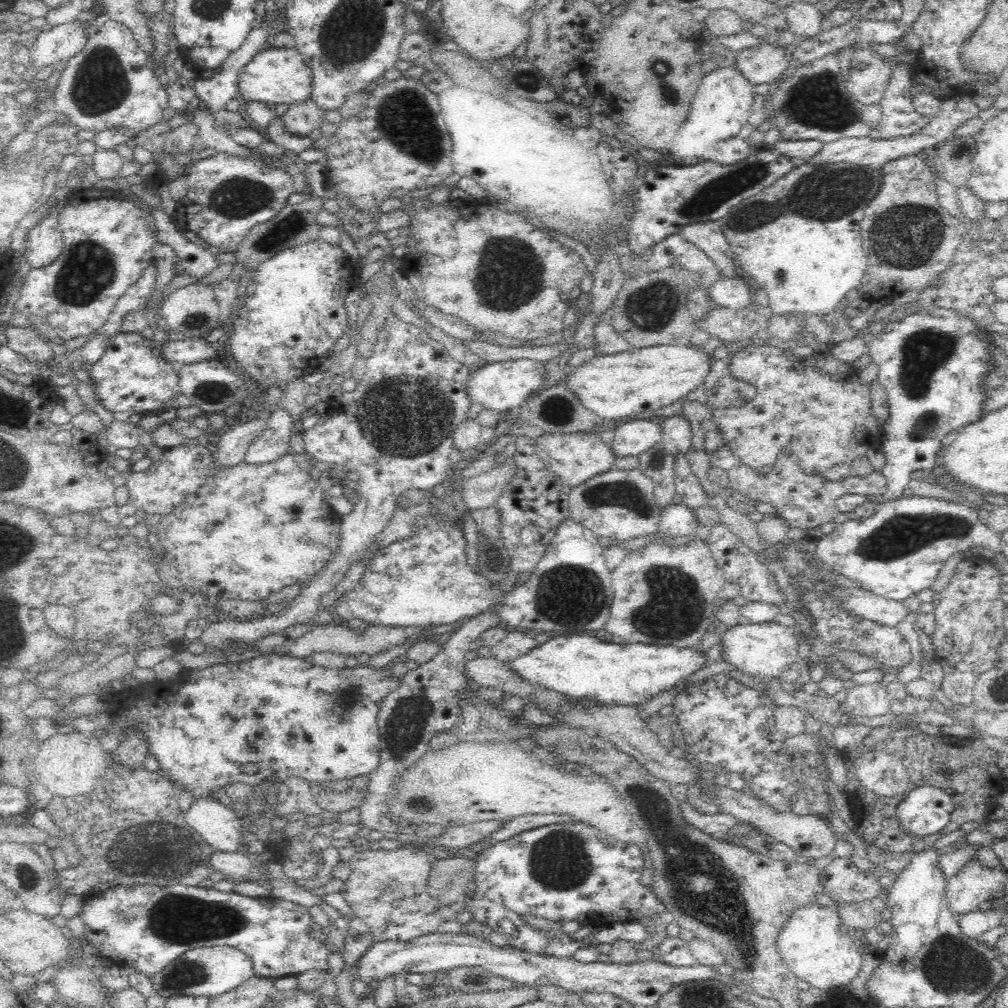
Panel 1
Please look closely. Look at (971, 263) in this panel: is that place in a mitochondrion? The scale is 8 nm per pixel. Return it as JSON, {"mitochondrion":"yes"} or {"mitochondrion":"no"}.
{"mitochondrion":"no"}

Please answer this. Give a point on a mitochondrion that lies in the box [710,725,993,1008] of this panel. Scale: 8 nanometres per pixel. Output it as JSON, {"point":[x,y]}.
{"point":[950,967]}

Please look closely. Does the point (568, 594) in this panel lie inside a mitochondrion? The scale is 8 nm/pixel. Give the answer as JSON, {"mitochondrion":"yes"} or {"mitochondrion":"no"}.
{"mitochondrion":"yes"}

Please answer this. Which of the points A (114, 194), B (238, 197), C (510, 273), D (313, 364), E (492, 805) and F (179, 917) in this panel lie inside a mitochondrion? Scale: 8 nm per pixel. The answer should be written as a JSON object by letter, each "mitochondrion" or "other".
{"A":"other","B":"mitochondrion","C":"mitochondrion","D":"other","E":"other","F":"mitochondrion"}

